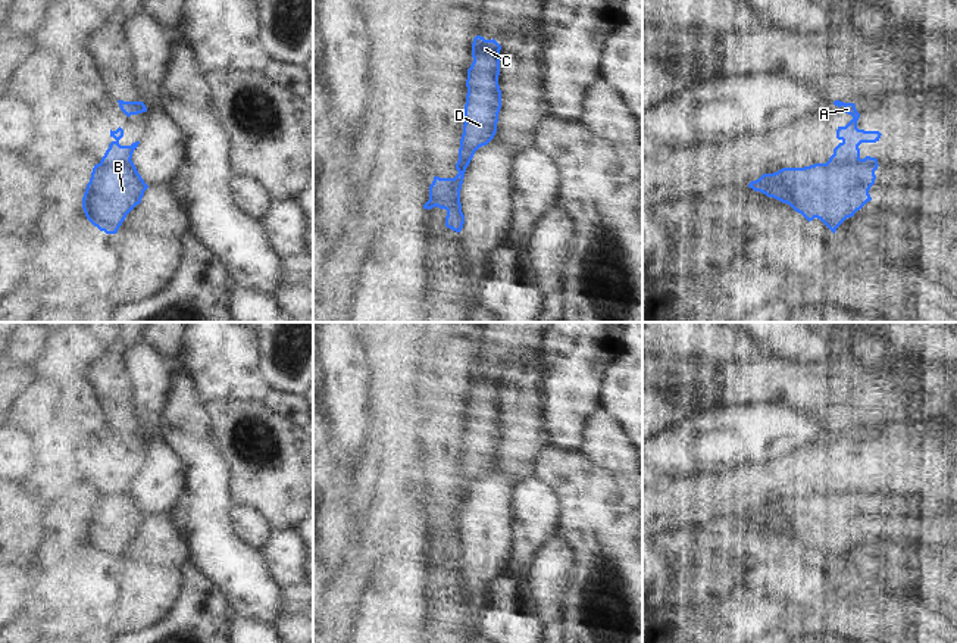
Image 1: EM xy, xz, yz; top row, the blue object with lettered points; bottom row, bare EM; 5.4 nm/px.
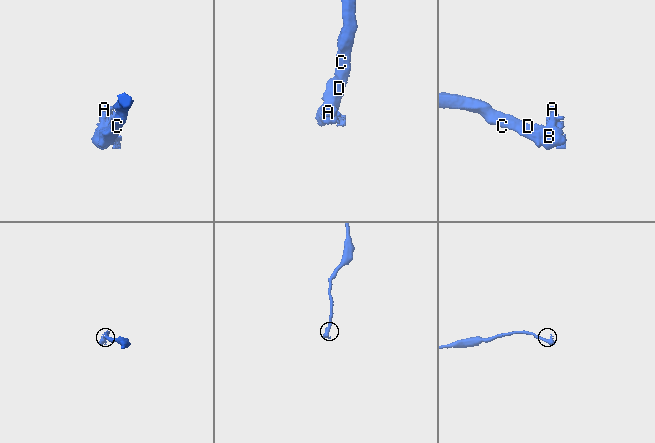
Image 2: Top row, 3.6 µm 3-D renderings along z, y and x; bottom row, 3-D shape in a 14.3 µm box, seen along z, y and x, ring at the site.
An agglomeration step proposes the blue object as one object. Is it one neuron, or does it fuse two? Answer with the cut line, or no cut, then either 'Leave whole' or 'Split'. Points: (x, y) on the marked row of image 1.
Split along yz (829, 159), (851, 159), (875, 169). Split.

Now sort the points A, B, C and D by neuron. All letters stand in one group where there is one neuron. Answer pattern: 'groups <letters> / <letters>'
groups A / B C D

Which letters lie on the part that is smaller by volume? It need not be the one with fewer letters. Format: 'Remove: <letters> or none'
Remove: A

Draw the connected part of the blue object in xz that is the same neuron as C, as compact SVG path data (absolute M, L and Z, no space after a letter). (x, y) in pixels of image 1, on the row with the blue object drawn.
M476 35L472 43L473 62L467 69L467 94L465 104L465 124L460 138L459 160L456 163L457 175L442 178L442 194L432 203L423 205L423 209L432 209L437 205L445 206L454 194L460 196L466 168L475 152L487 146L497 132L498 113L501 109L501 90L498 85L501 46L492 38L485 40Z

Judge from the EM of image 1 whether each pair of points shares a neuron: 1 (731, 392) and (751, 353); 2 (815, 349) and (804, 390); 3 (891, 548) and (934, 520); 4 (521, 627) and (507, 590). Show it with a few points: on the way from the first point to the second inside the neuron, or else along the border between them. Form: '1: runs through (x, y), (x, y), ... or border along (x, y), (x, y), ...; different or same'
1: border along (779, 358), (750, 361), (743, 368), (713, 361); different
2: border along (843, 355), (828, 355), (816, 362), (781, 359); different
3: border along (884, 523), (901, 533), (928, 531); different
4: runs through (512, 618), (509, 599); same

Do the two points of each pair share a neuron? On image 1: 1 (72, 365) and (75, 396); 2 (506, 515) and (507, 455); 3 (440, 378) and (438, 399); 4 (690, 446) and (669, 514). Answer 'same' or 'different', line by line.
1: different
2: different
3: same
4: different

